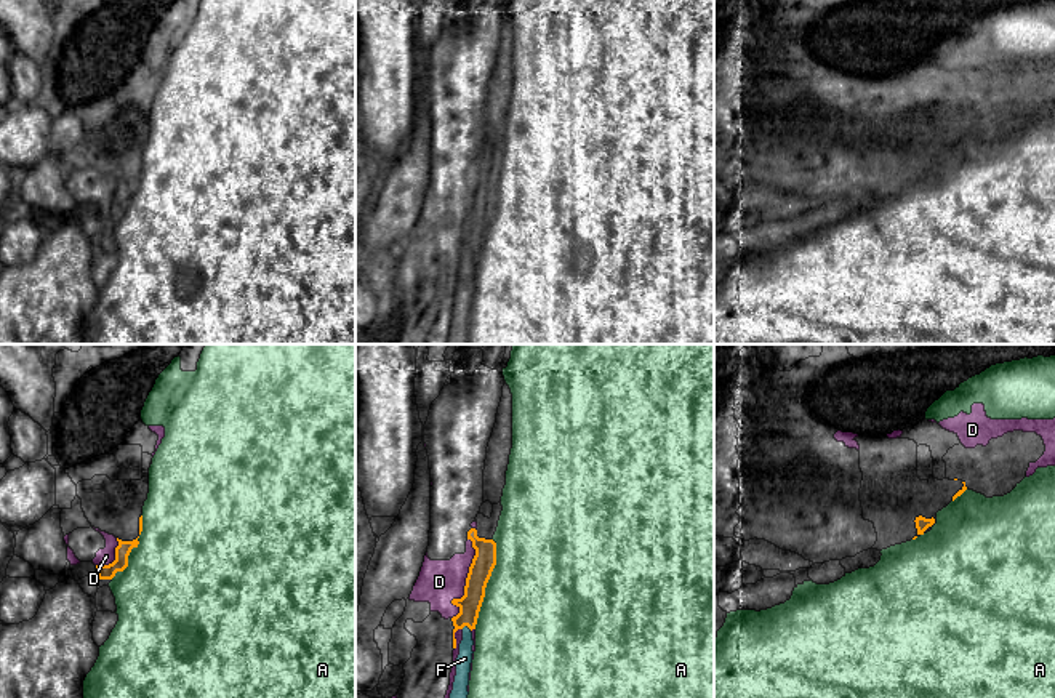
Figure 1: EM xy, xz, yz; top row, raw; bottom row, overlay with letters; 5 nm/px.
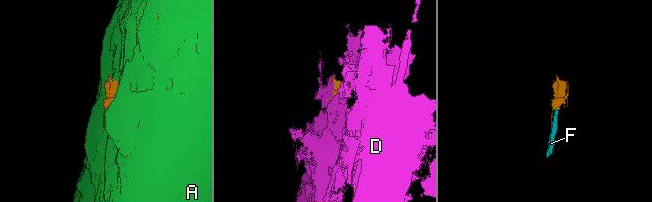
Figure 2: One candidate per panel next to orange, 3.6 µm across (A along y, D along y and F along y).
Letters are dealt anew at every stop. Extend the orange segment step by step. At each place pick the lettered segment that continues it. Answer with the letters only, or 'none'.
F

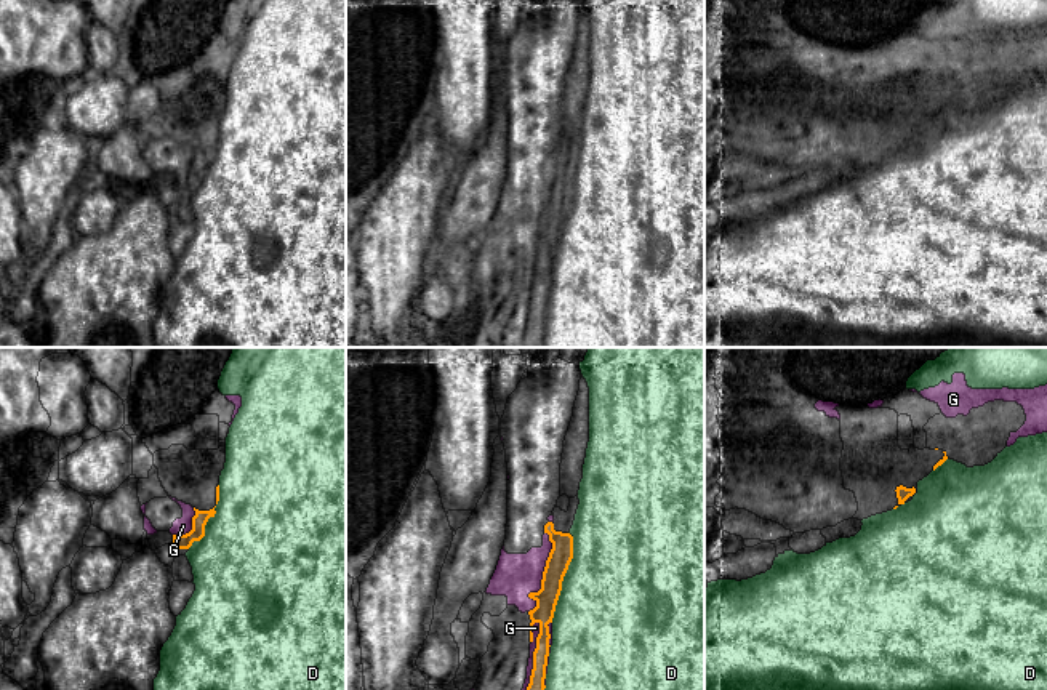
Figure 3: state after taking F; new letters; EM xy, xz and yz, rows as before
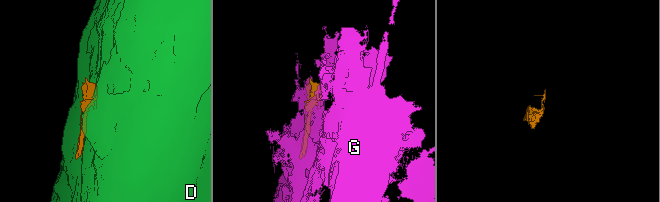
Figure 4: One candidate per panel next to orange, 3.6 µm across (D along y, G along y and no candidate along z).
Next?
none

